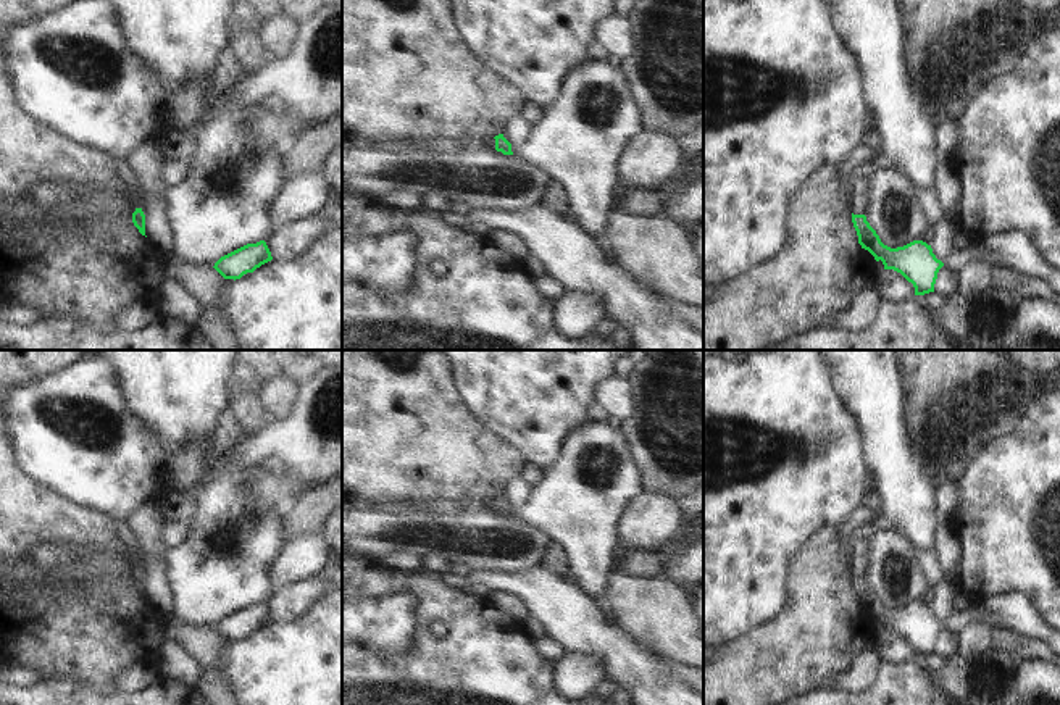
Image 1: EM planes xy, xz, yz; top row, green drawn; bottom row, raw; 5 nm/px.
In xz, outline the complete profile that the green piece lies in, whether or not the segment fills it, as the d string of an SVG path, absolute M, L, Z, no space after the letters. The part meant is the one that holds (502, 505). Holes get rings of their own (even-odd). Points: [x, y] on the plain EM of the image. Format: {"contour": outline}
{"contour": "M499 495L495 499L479 500L482 510L494 510L497 513L502 513L503 516L513 516L511 505L503 499L503 495Z"}

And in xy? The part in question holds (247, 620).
{"contour": "M260 602L257 605L247 605L224 618L221 618L215 624L215 631L224 639L224 640L240 640L247 634L253 634L261 626L271 623L271 613L265 602Z"}

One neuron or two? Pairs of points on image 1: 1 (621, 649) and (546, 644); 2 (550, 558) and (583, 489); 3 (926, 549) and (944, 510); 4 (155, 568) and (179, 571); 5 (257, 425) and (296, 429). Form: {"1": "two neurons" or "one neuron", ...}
{"1": "two neurons", "2": "two neurons", "3": "two neurons", "4": "two neurons", "5": "two neurons"}

